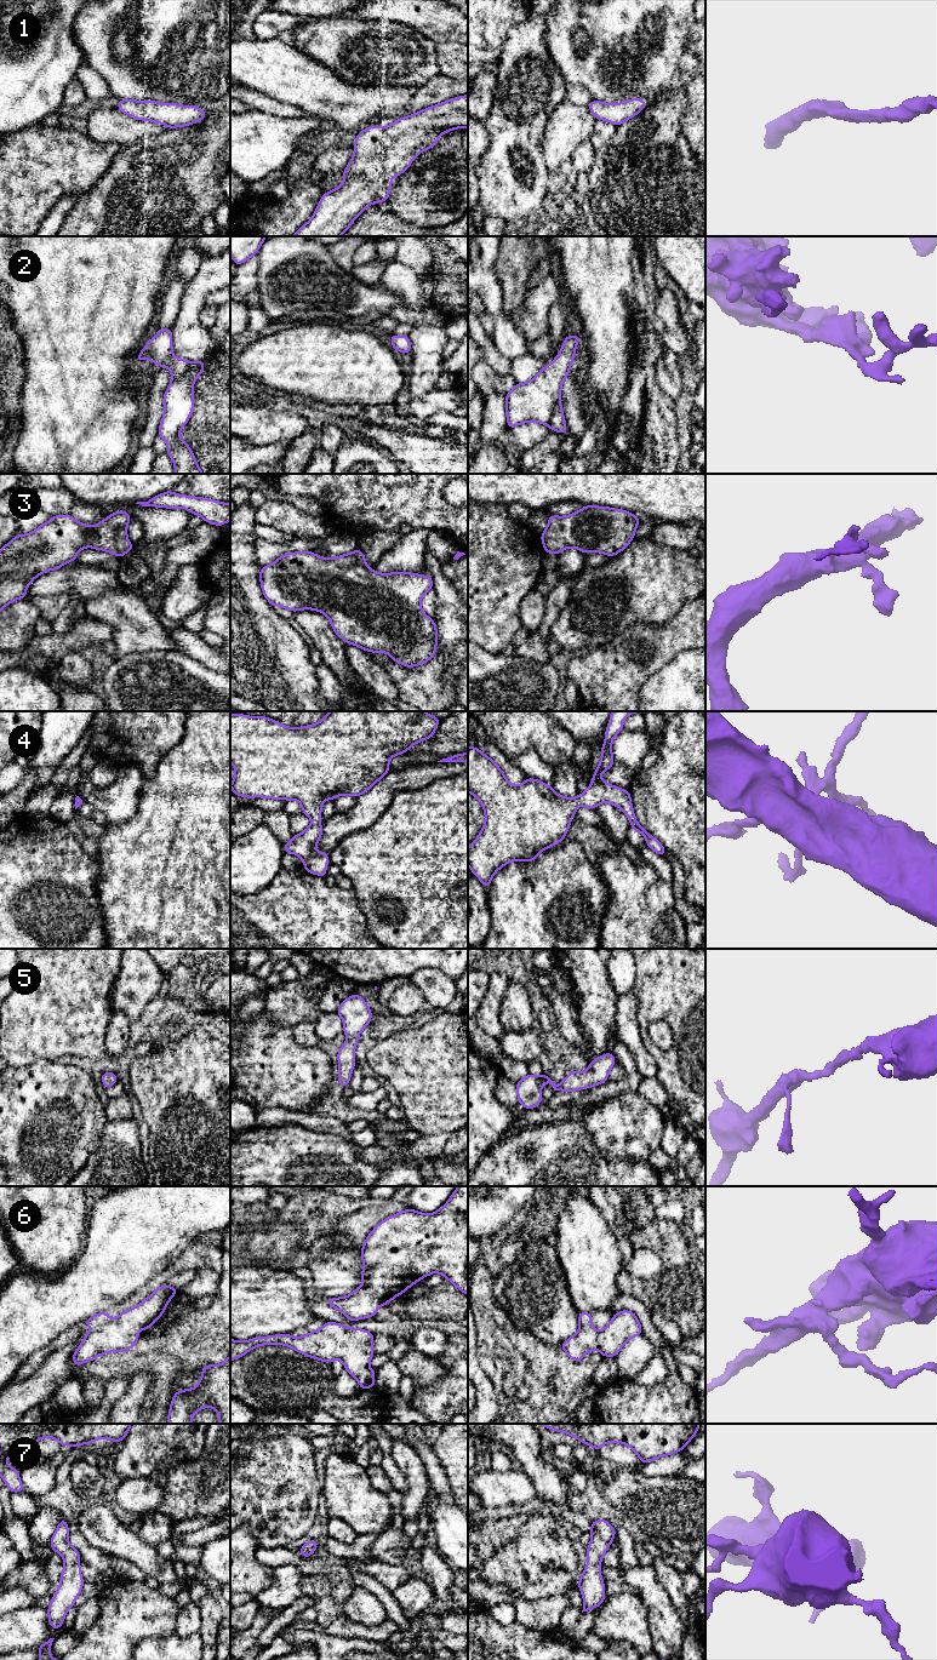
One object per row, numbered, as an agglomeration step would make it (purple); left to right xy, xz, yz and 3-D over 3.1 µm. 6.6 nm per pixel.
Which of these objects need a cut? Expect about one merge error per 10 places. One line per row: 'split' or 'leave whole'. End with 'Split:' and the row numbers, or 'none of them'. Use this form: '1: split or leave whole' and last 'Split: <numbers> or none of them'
1: leave whole
2: leave whole
3: leave whole
4: leave whole
5: leave whole
6: leave whole
7: leave whole
Split: none of them

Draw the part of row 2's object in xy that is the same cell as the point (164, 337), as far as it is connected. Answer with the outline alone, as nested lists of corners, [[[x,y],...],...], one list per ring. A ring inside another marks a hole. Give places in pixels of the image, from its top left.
[[[159,328],[137,355],[137,362],[149,360],[161,368],[171,368],[171,383],[162,402],[164,416],[158,436],[167,445],[167,454],[175,464],[175,474],[204,474],[199,468],[192,448],[181,436],[181,429],[188,423],[194,410],[193,385],[202,373],[205,361],[185,361],[173,356],[172,328]]]

